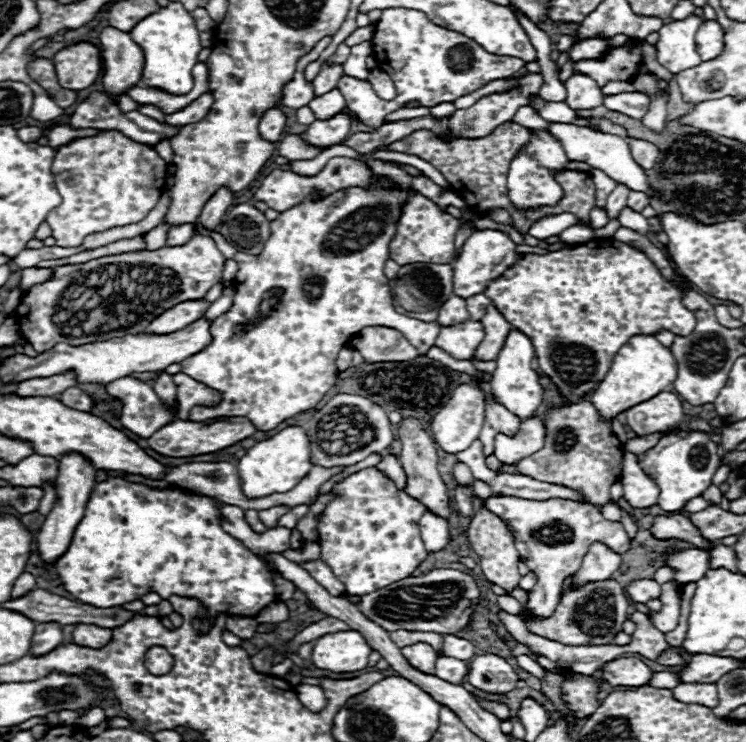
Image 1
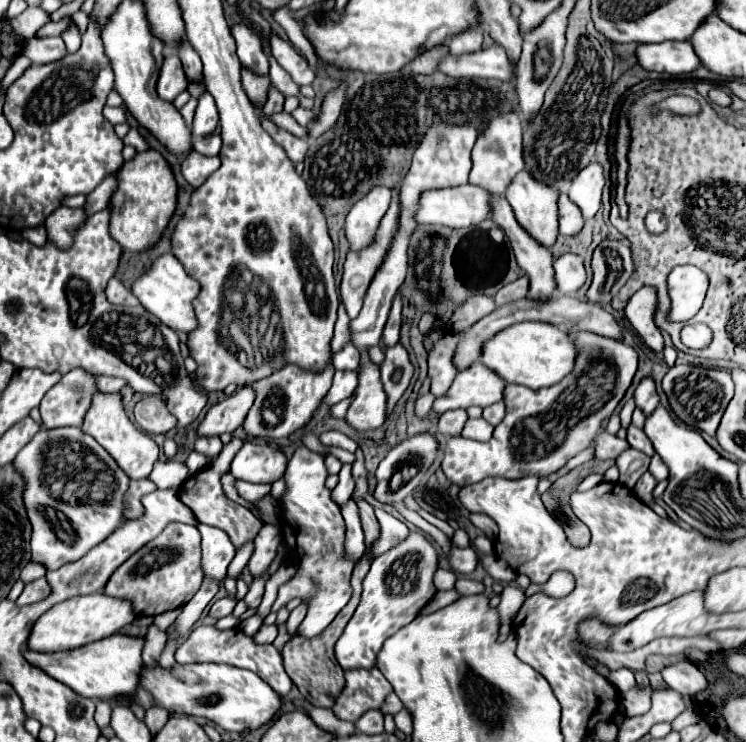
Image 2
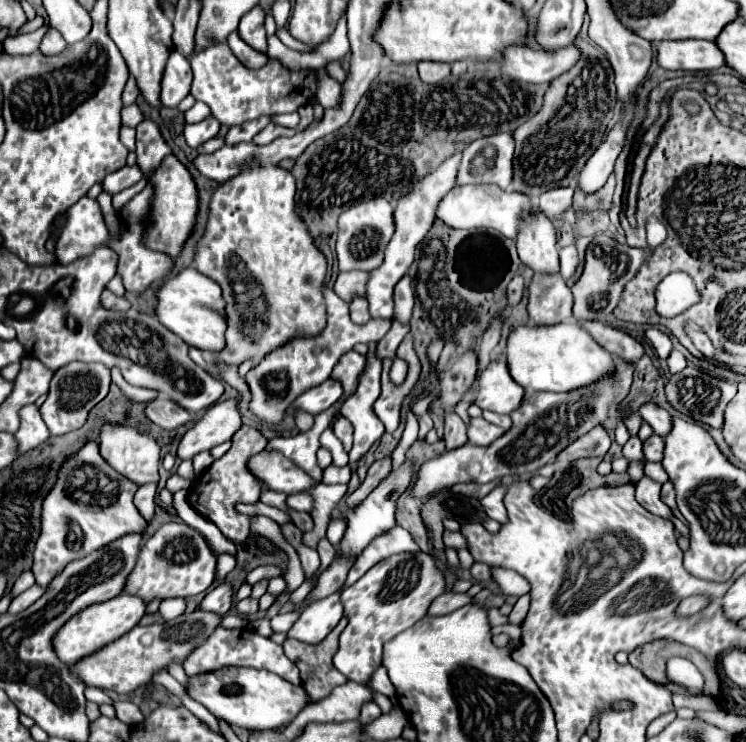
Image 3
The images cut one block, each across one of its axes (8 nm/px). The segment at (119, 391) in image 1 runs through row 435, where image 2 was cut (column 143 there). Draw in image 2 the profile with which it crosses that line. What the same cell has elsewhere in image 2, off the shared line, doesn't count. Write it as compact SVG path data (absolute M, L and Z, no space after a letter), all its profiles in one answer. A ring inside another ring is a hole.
M132 128L132 130L126 134L124 144L134 146L134 148L136 148L136 152L140 152L140 150L150 150L150 144L146 142L146 138L144 138L136 128Z

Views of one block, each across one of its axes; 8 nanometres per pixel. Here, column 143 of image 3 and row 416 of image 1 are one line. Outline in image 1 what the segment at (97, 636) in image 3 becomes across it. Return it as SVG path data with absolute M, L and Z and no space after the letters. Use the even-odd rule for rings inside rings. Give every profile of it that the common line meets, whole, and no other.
M634 336L618 352L612 368L608 370L602 384L594 390L590 402L596 406L598 414L602 414L606 422L612 422L618 414L622 414L630 406L646 402L648 398L654 398L654 394L668 390L674 384L674 378L676 378L676 360L672 352L664 348L654 336Z

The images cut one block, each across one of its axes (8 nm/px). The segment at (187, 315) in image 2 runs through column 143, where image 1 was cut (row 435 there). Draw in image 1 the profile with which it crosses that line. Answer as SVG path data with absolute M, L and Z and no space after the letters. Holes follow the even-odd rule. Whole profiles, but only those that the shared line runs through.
M290 426L276 436L258 442L252 446L238 462L238 476L242 480L242 492L246 498L264 498L270 494L286 494L290 492L312 468L310 464L310 448L306 432L300 426Z

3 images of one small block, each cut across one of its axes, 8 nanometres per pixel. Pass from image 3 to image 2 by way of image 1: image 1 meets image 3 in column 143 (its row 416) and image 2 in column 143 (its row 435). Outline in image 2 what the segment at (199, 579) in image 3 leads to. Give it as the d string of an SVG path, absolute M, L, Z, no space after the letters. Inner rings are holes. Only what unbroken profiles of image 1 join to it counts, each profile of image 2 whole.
M168 524L158 538L142 546L112 574L104 594L130 600L134 604L134 612L140 616L156 616L184 606L198 592L202 580L204 574L198 528L188 524Z

